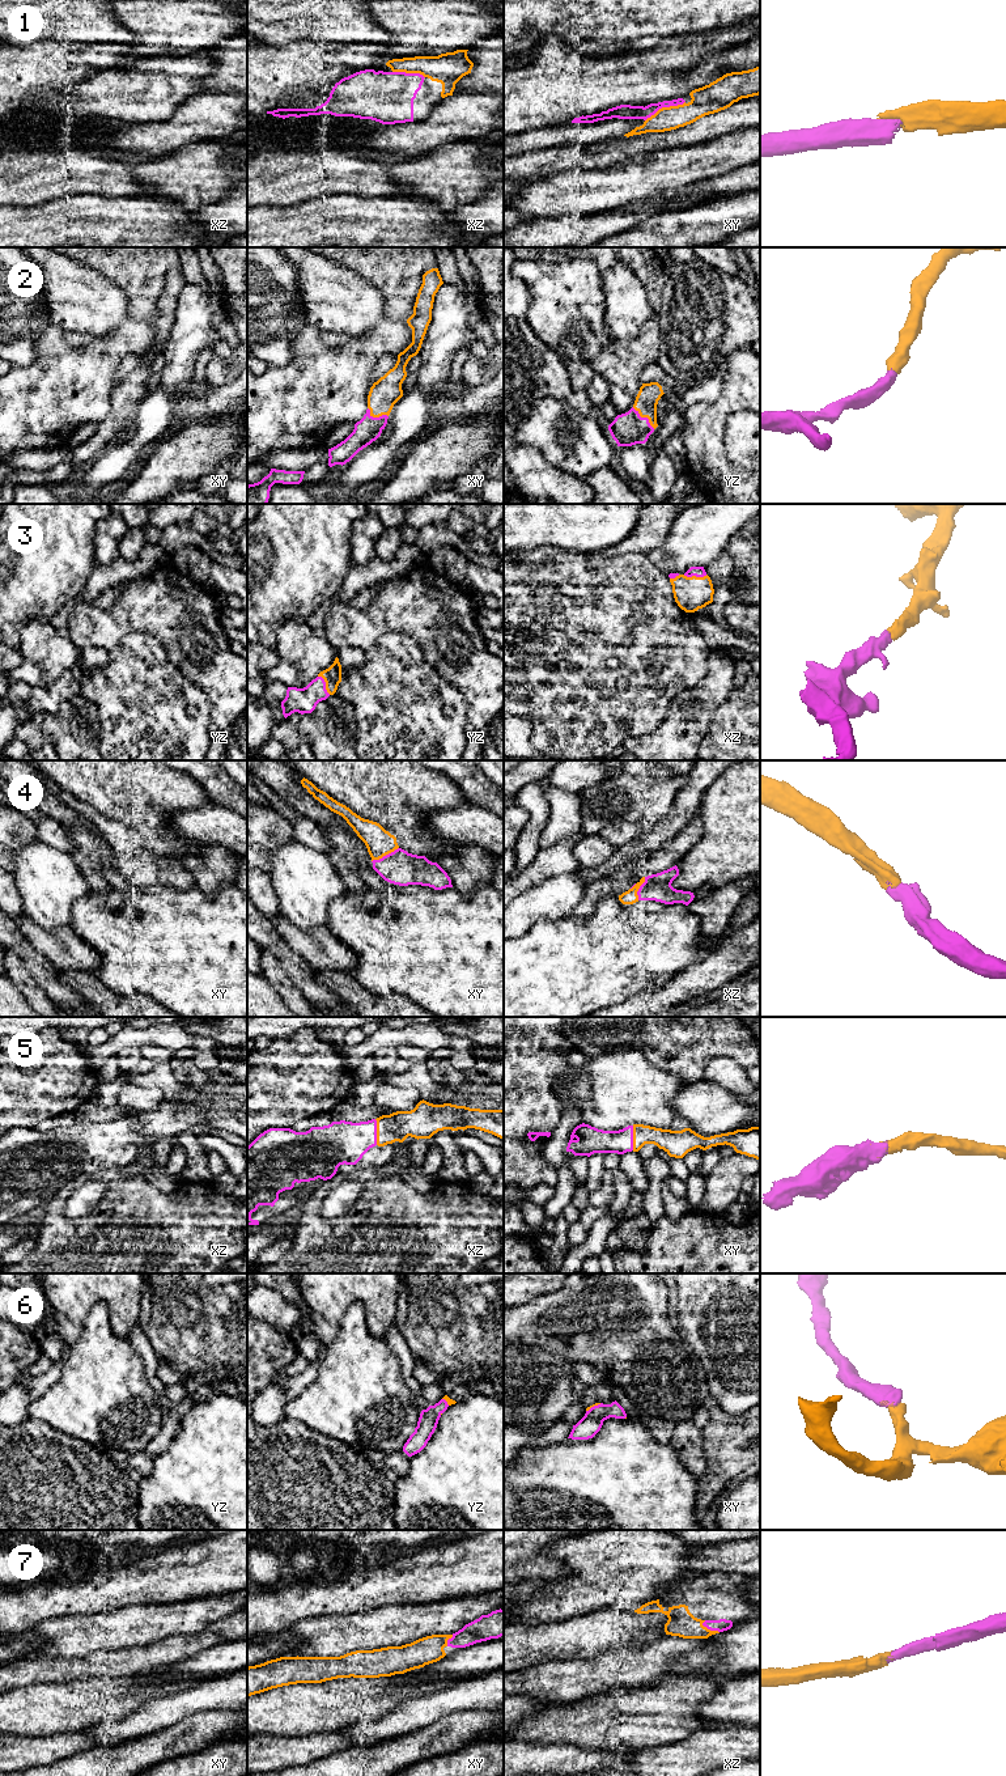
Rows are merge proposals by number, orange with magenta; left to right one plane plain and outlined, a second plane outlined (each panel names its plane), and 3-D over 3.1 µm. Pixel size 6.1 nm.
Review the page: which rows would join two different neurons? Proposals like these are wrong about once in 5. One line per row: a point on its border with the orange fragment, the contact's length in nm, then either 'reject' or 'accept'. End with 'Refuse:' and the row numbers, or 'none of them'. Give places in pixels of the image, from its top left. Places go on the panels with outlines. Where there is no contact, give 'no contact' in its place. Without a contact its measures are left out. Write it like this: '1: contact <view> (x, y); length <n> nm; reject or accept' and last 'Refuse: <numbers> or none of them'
1: contact xy (665, 107); length 280 nm; accept
2: contact yz (645, 416); length 190 nm; accept
3: contact xz (695, 576); length 150 nm; accept
4: contact xy (385, 855); length 190 nm; accept
5: contact xz (377, 1132); length 160 nm; accept
6: contact xy (593, 1406); length 110 nm; accept
7: contact xz (709, 1630); length 130 nm; accept
Refuse: none of them

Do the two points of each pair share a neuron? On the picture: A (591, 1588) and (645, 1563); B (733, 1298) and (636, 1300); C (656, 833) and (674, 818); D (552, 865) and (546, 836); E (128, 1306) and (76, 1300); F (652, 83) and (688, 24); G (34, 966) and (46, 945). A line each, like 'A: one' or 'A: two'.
A: one
B: two
C: one
D: two
E: one
F: two
G: two

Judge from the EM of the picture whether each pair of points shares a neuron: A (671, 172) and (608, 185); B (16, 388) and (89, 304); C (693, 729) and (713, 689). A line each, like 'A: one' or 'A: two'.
A: one
B: two
C: one

